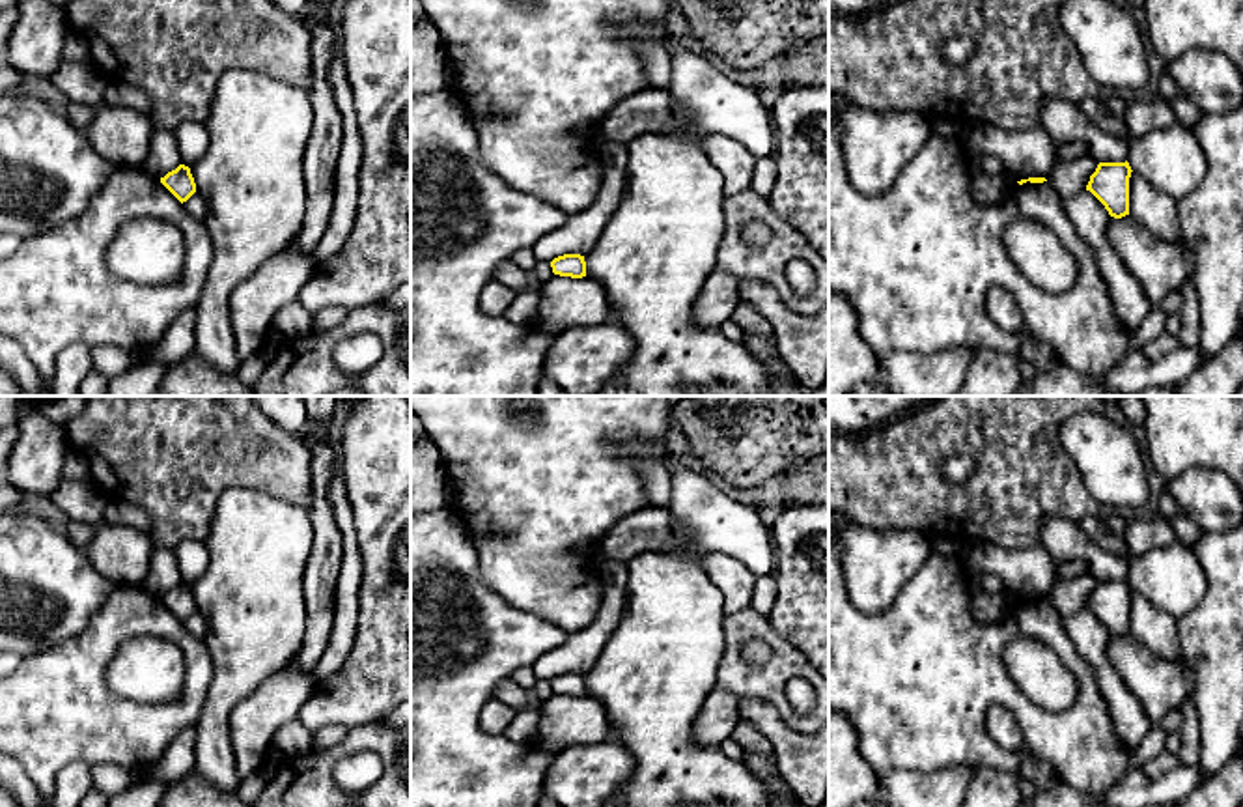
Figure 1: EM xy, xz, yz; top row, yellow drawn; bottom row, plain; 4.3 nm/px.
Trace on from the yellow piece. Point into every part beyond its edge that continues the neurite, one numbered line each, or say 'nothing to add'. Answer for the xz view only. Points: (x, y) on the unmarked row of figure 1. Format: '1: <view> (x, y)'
1: xz (654, 675)

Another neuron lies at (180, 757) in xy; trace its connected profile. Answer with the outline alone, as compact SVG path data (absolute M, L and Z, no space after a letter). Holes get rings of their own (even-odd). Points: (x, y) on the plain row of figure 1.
M196 727L183 729L166 747L164 755L146 770L146 777L174 785L194 772Z

